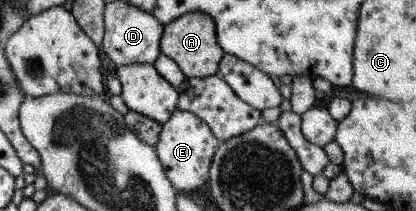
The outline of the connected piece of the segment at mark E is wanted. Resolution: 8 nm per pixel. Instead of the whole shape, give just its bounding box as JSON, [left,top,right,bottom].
[152,108,219,195]

